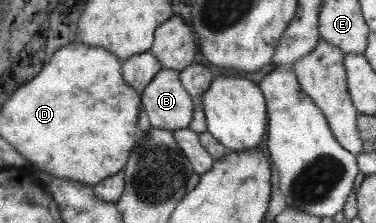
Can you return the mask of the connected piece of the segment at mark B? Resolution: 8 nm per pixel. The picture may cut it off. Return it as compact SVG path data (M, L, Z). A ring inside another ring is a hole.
M176 69L162 70L142 92L141 102L152 127L173 132L178 129L189 128L196 104L193 101L193 96L190 96L188 90L181 83L180 74L181 72Z

